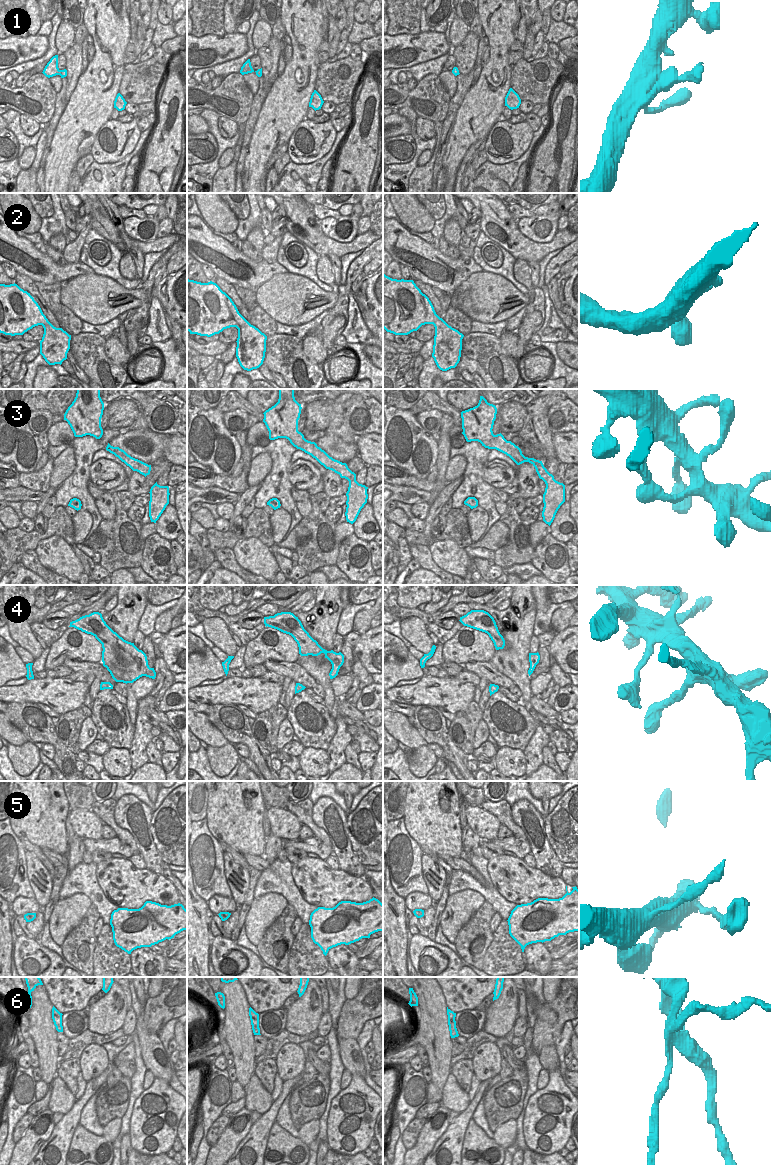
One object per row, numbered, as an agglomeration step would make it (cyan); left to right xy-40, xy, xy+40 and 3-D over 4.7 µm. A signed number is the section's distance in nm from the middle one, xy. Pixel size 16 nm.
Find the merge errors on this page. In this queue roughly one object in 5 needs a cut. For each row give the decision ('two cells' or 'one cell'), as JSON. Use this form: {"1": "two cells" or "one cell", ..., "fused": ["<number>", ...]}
{"1": "one cell", "2": "one cell", "3": "one cell", "4": "one cell", "5": "two cells", "6": "two cells", "fused": ["5", "6"]}

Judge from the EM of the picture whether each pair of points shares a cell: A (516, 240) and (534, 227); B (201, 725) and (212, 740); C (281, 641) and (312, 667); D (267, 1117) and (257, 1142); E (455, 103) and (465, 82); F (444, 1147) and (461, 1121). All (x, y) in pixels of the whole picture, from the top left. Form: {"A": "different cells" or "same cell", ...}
{"A": "different cells", "B": "same cell", "C": "different cells", "D": "same cell", "E": "same cell", "F": "same cell"}

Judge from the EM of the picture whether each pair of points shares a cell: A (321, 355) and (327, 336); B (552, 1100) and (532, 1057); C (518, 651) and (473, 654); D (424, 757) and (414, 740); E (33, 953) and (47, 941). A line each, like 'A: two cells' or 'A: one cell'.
A: two cells
B: two cells
C: two cells
D: two cells
E: two cells

